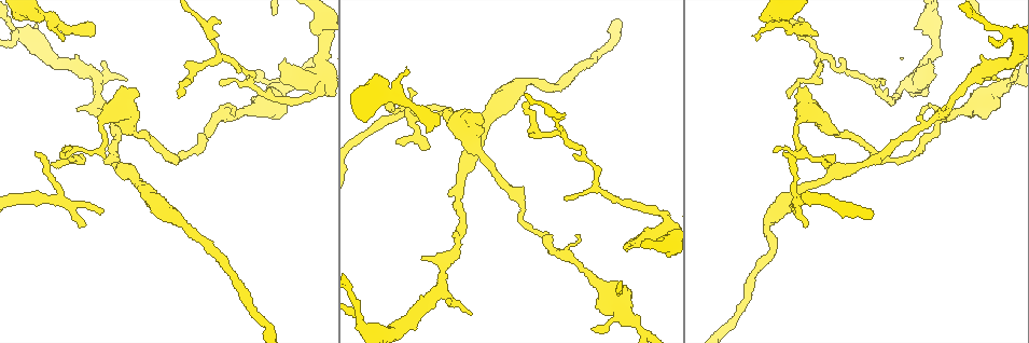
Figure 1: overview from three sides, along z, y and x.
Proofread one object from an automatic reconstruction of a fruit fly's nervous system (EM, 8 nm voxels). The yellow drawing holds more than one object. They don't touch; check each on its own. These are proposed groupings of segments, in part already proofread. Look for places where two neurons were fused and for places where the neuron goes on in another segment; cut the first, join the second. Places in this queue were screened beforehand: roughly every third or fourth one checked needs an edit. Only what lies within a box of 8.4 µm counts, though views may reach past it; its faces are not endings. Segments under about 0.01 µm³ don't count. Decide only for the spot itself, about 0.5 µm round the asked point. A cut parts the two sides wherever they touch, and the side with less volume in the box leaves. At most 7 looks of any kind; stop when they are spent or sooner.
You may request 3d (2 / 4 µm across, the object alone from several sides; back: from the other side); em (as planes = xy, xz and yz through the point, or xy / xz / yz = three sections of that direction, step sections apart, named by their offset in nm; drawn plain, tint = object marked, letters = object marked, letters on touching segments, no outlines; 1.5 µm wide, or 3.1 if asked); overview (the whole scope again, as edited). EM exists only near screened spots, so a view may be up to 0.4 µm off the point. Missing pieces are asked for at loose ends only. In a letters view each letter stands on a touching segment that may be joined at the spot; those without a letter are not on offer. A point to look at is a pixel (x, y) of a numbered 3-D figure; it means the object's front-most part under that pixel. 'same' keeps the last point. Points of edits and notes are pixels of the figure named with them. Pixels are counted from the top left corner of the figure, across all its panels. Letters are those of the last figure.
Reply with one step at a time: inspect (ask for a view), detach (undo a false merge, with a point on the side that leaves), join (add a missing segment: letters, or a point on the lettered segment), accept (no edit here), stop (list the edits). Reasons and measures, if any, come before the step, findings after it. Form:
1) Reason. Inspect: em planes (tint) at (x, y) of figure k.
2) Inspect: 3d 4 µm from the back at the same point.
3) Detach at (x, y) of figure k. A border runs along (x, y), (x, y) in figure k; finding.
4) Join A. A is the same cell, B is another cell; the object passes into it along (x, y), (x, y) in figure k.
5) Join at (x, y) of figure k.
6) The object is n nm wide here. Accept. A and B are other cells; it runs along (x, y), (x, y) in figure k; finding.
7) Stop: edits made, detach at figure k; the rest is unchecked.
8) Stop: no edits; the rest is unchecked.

Sharp bend. Inspect: em planes (letters) at (798, 124) of figure 1.

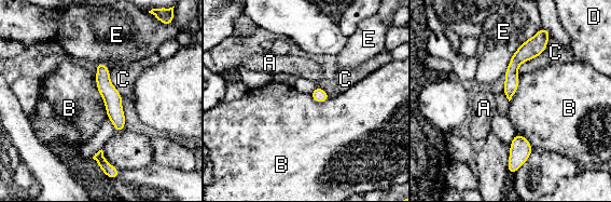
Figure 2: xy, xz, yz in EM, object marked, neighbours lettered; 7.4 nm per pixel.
The object is 110 nm wide here. Accept. A, B, C, D and E are other cells; all the same neuron.

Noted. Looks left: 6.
Thin end. Inspect: 3d 4 µm at (783, 151) of figure 1.

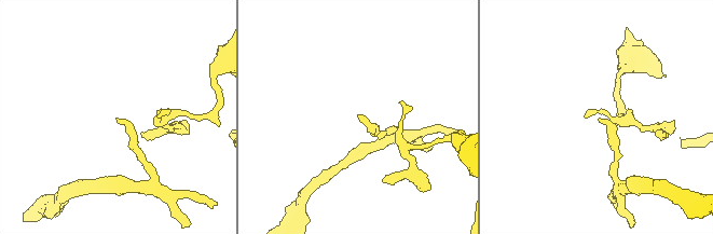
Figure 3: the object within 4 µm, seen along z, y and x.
Inspect: em planes (letters) at (599, 121) of figure 3.

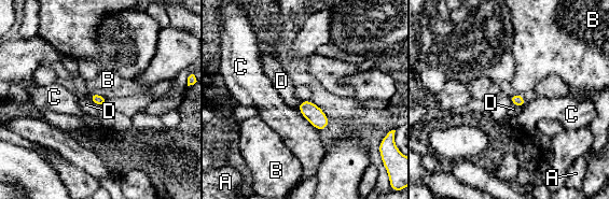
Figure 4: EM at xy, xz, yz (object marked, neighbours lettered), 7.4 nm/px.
The longest contact is with C, 220 nm. Accept. A, B, C and D are other cells; a border runs along (88, 98), (99, 105) in figure 4; no lettered segment goes on from it.

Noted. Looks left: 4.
Free end. Inspect: 3d 2 µm at (427, 133) of figure 1.

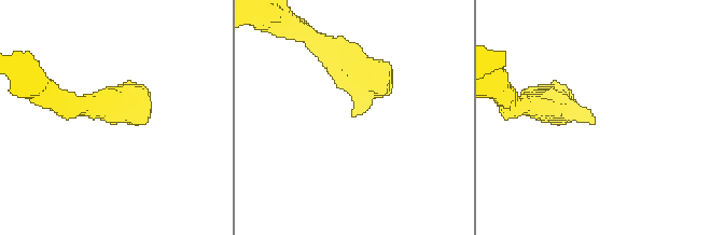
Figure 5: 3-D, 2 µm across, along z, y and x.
Need the tissue. Inspect: em planes (tint) at (110, 123) of figure 5.

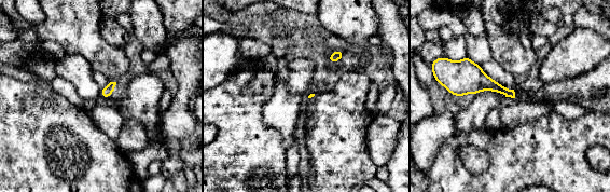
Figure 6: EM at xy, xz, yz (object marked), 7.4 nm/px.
Inspect: em planes (letters) at the same point.

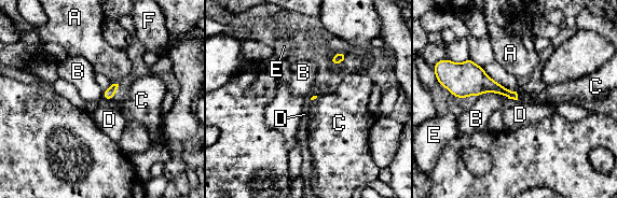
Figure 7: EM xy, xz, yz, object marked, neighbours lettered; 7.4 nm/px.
Join C. C is the same cell, A, B, D, E and F are other cells; the neuron continues.

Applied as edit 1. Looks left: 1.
Stop: edits made, join at figure 7; the rest is unchecked.

